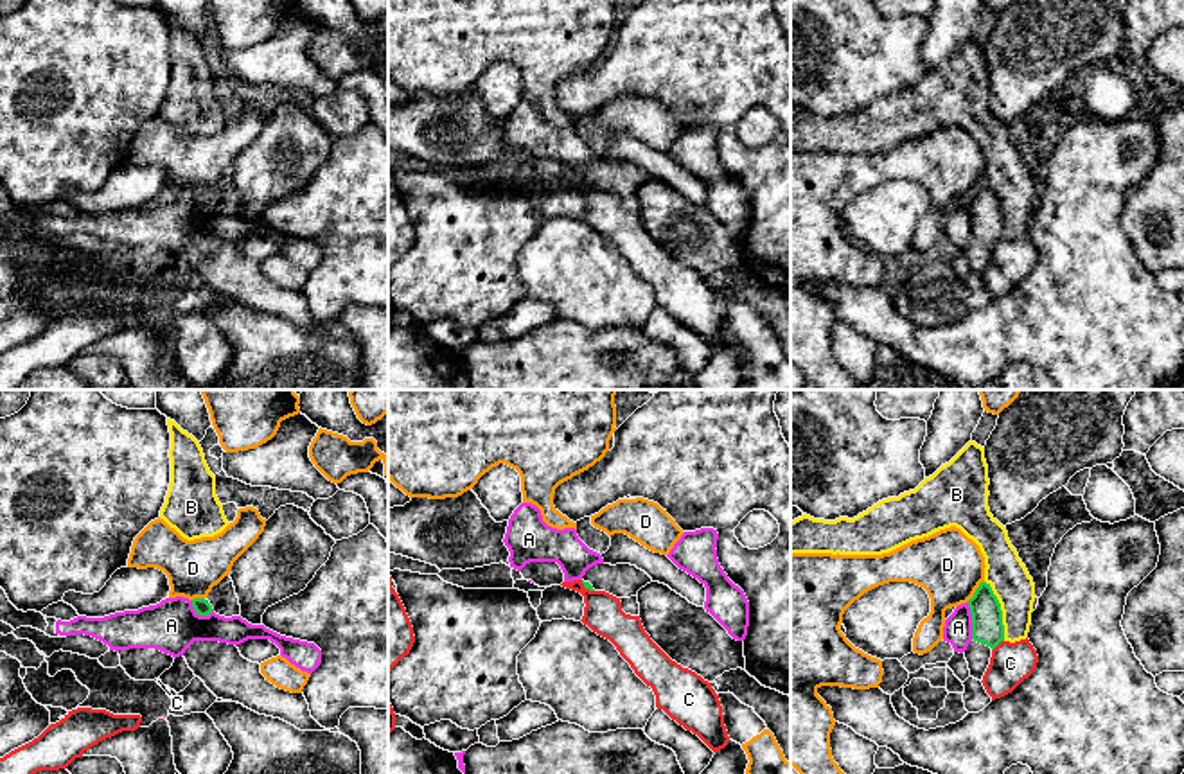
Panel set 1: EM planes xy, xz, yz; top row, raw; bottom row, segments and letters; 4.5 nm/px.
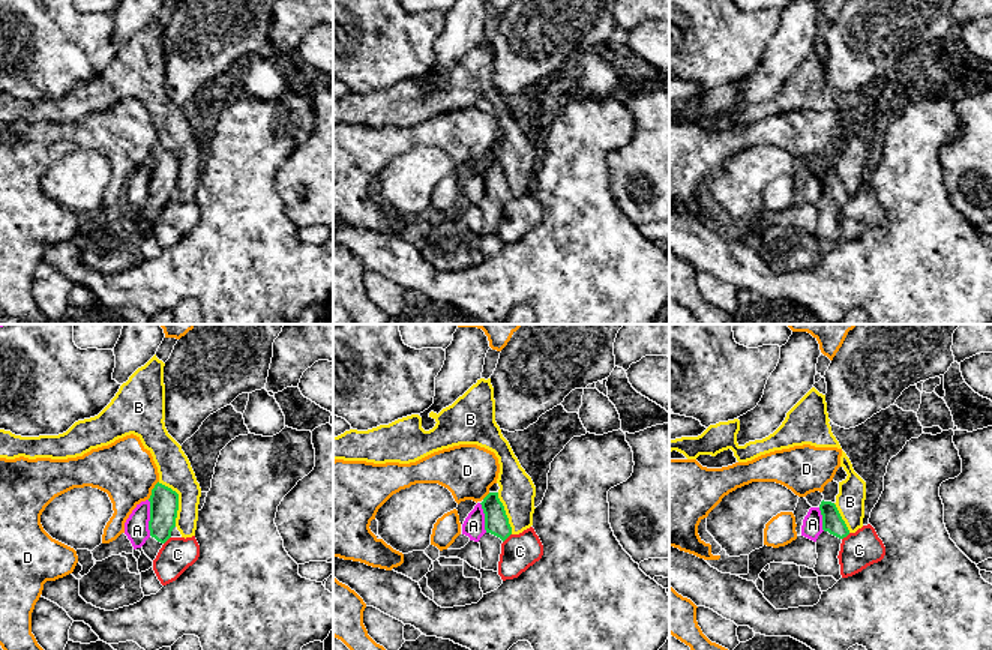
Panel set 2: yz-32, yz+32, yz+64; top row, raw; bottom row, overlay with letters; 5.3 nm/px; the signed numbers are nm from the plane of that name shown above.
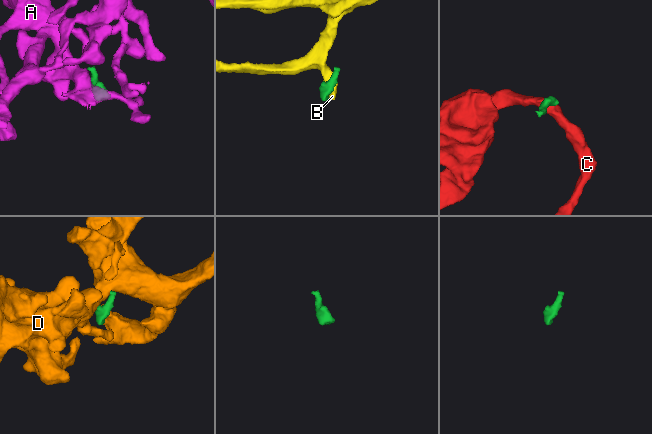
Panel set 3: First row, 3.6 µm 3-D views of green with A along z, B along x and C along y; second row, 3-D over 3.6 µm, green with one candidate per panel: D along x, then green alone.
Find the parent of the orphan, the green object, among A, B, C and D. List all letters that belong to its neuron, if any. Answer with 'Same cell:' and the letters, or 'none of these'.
Same cell: none of these

